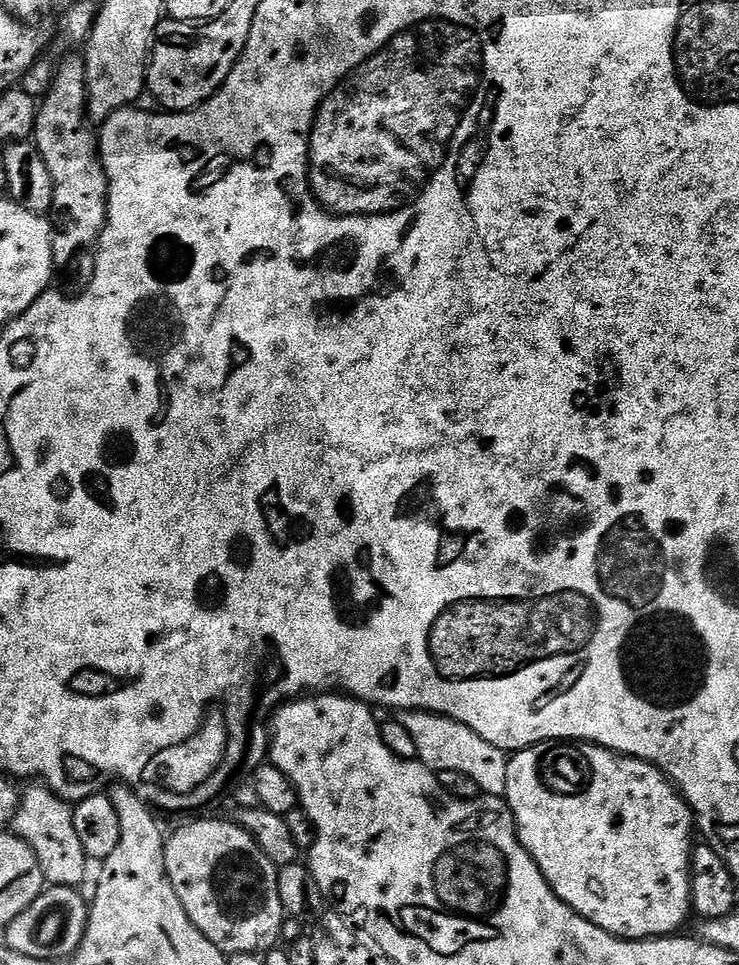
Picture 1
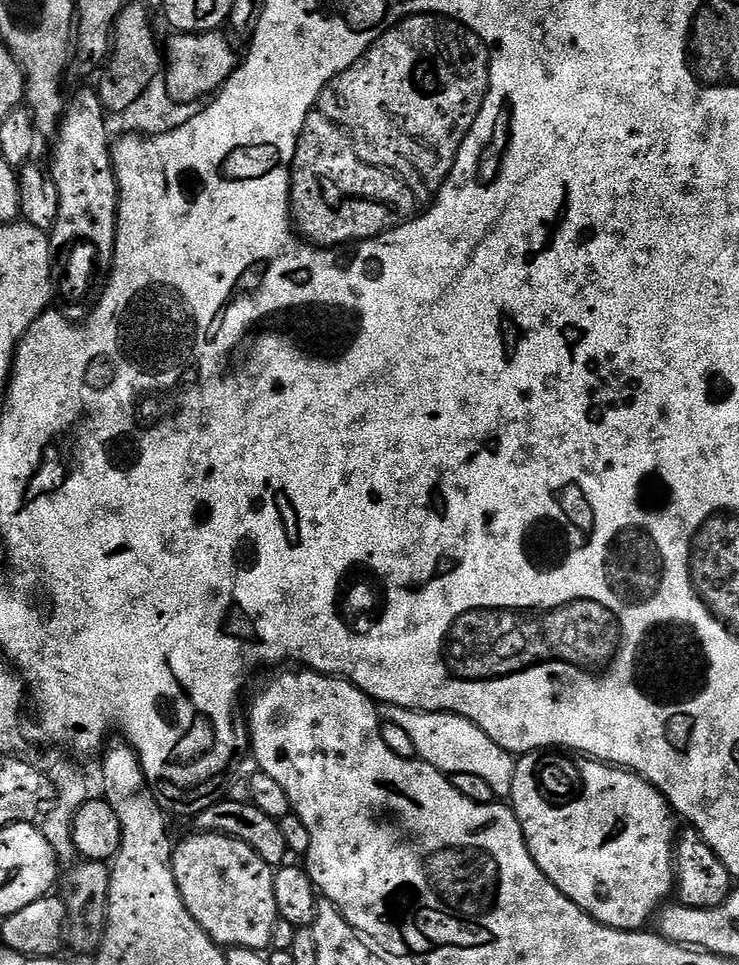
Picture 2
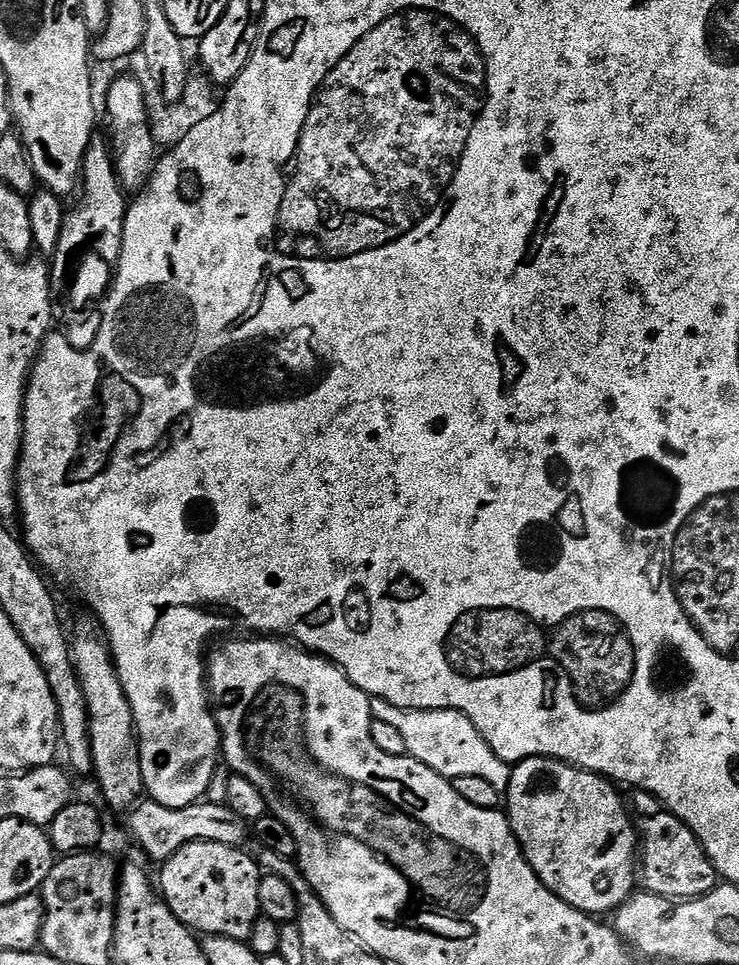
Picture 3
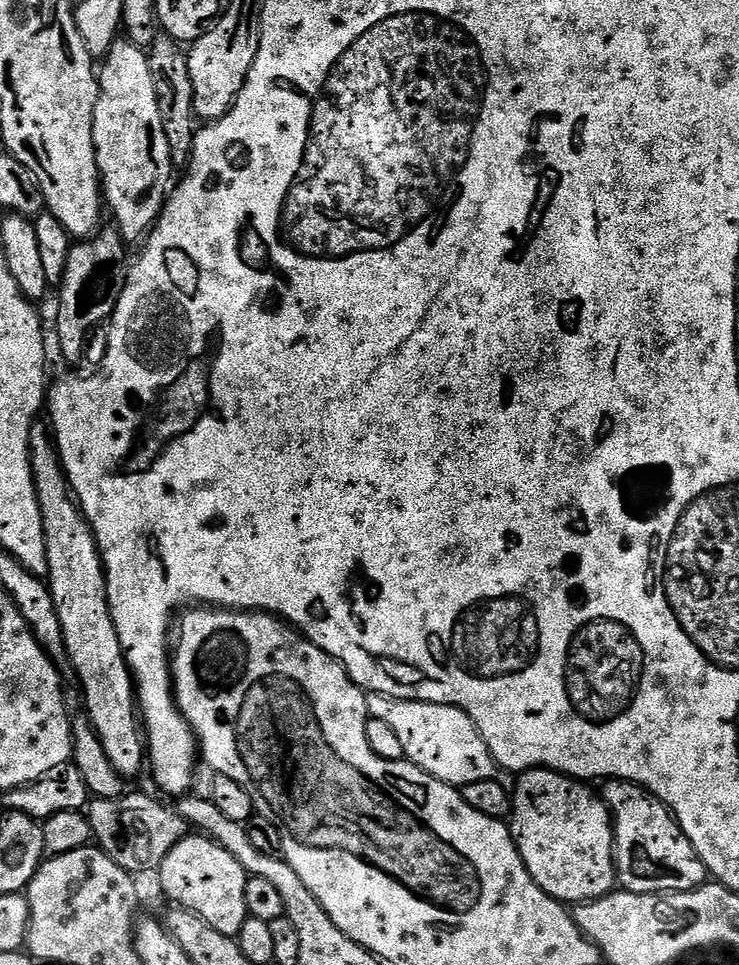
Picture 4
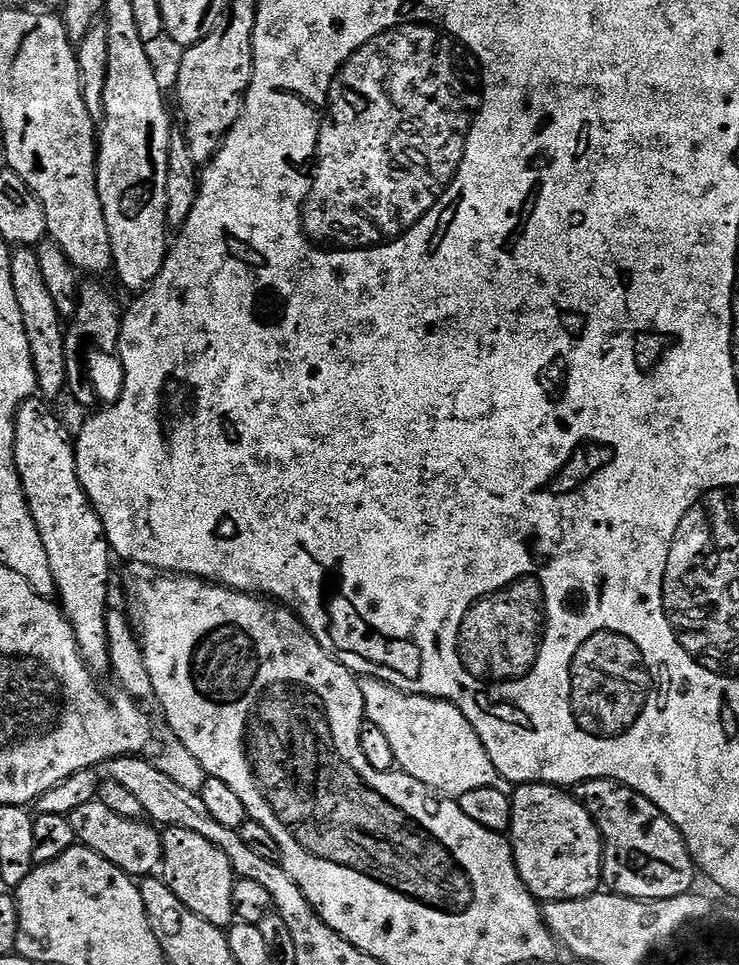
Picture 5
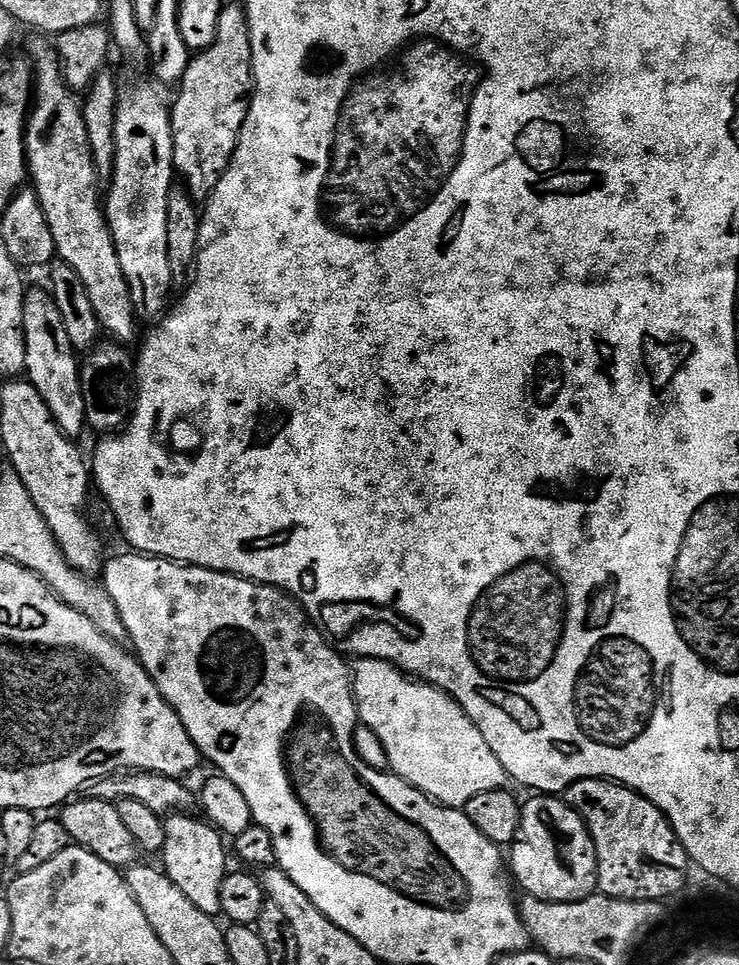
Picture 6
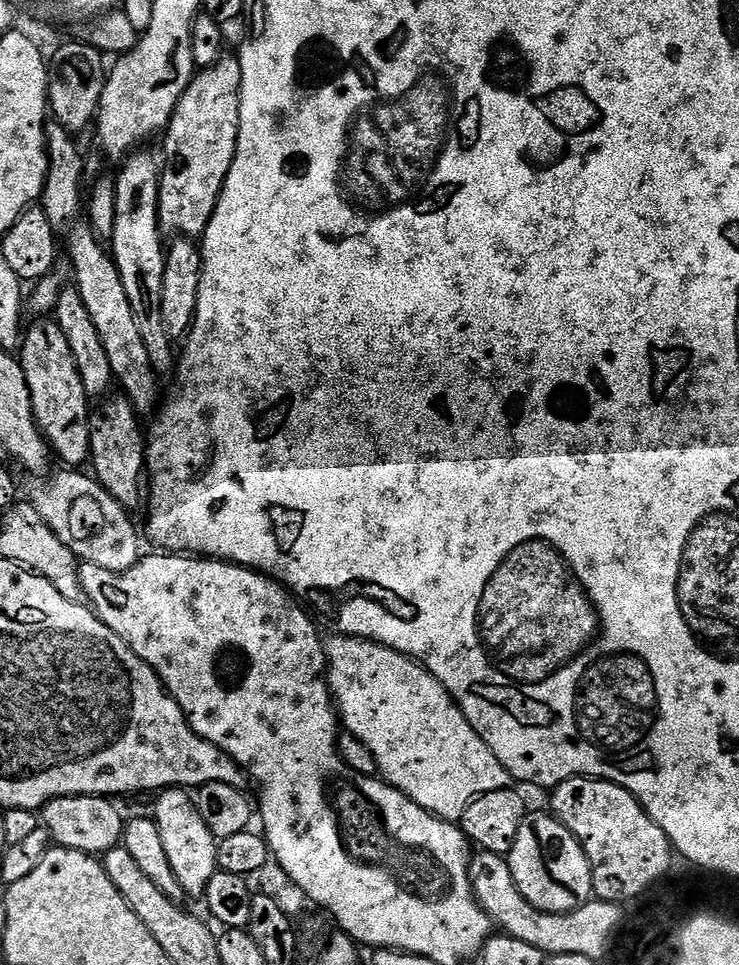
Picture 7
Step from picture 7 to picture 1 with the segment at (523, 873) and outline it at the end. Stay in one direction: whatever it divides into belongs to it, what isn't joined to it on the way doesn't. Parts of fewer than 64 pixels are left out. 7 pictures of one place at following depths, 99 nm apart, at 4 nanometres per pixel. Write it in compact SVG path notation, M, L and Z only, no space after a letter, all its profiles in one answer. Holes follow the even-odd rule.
M545 742L523 748L509 759L506 774L506 803L516 820L516 835L520 844L532 855L532 860L542 870L546 882L582 918L594 922L602 930L614 934L623 940L648 940L651 936L671 936L679 933L688 920L692 907L692 850L694 839L694 817L683 796L676 790L675 784L654 764L647 764L633 756L624 756L613 752L600 744L587 742Z

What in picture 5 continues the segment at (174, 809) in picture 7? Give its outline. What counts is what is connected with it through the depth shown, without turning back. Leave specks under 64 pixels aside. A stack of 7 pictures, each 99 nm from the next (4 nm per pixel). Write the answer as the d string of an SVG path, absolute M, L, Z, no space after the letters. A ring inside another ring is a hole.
M168 828L163 833L164 859L162 861L162 879L164 883L178 894L182 902L198 918L206 918L214 926L227 929L236 920L236 911L232 895L238 879L230 866L230 858L214 842L202 838L202 834L194 834L185 828Z

